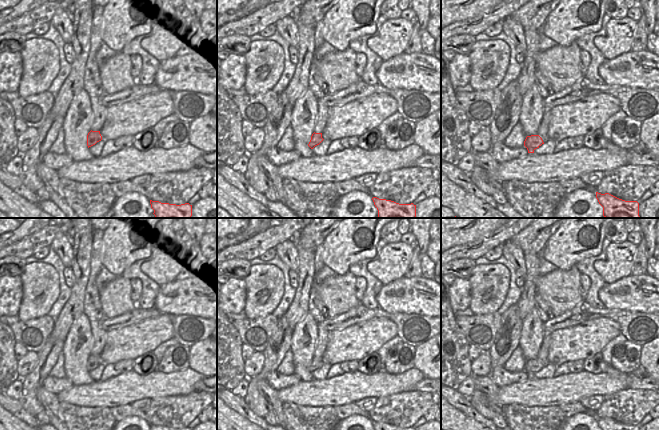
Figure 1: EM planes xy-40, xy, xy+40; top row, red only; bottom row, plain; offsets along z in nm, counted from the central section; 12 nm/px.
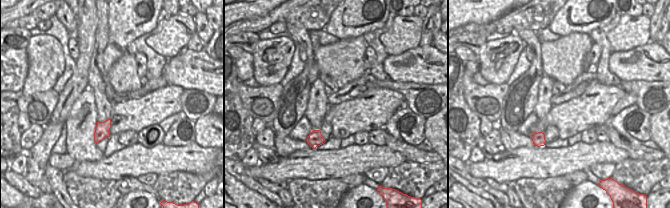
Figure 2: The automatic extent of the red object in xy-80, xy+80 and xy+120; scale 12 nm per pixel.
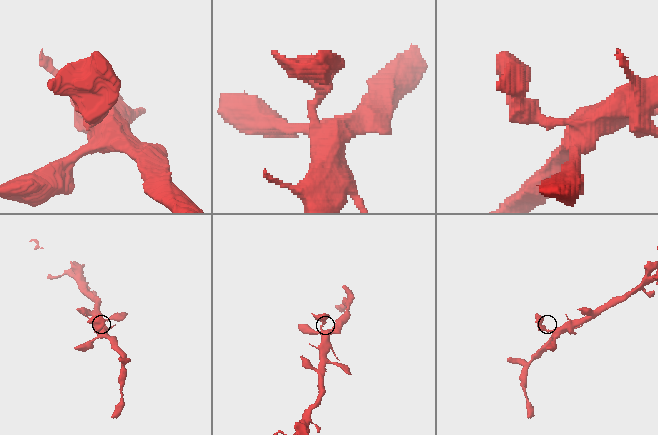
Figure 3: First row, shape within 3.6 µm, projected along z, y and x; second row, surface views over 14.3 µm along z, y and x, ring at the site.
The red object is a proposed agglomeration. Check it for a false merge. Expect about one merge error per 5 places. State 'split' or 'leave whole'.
split

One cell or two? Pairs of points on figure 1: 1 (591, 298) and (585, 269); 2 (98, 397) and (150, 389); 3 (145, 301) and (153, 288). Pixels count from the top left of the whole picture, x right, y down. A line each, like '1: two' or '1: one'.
1: one
2: one
3: one

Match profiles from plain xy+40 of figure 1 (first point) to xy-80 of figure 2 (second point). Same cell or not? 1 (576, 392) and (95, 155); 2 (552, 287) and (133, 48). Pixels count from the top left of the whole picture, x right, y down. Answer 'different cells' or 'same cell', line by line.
1: different cells
2: different cells

